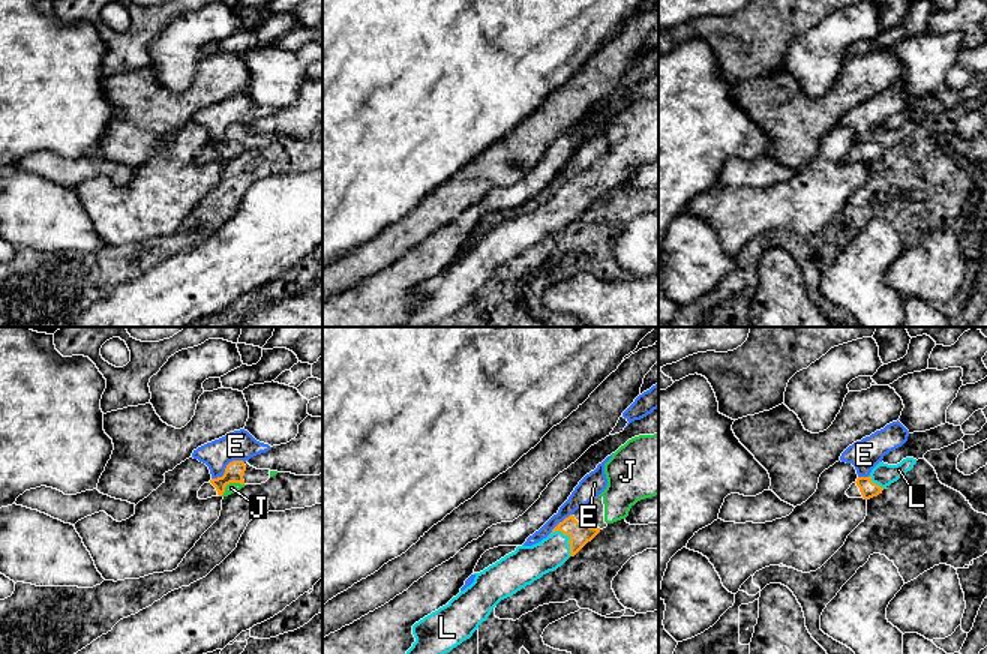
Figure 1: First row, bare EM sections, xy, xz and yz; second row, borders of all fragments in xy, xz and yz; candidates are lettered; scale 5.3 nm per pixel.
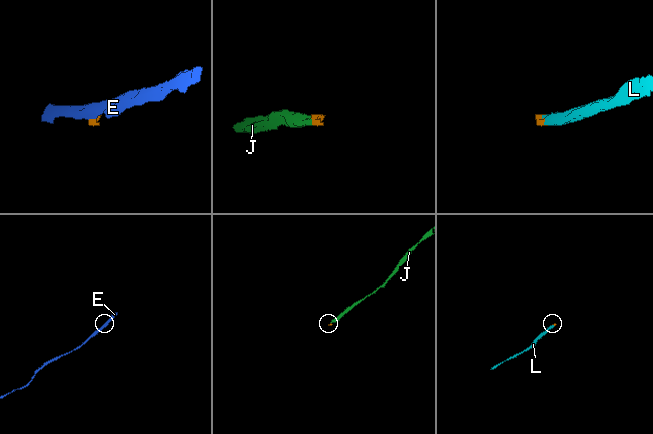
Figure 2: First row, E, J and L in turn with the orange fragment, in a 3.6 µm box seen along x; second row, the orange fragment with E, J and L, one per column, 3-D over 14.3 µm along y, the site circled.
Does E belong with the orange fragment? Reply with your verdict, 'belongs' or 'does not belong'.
does not belong

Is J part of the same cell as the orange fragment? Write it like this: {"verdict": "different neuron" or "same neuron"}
{"verdict": "same neuron"}

